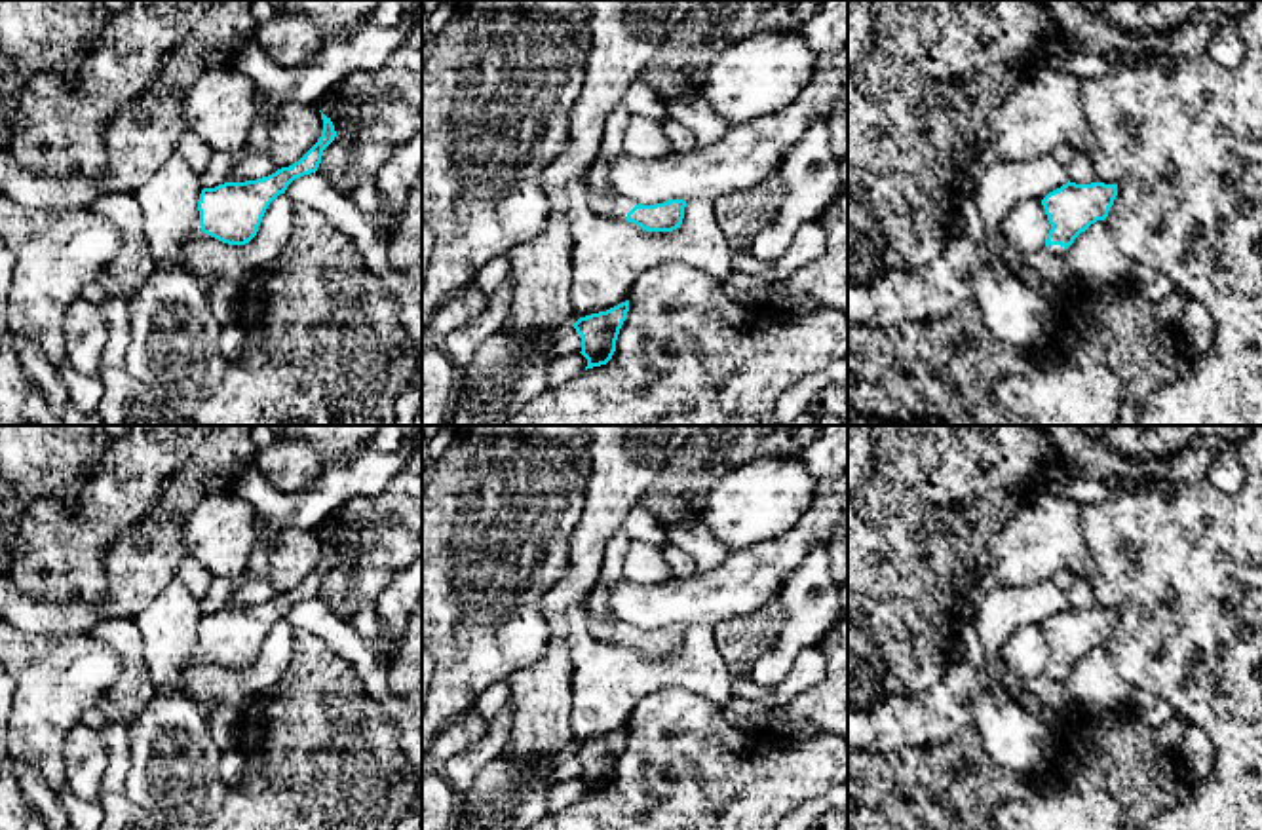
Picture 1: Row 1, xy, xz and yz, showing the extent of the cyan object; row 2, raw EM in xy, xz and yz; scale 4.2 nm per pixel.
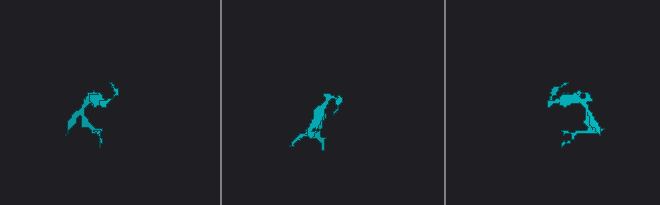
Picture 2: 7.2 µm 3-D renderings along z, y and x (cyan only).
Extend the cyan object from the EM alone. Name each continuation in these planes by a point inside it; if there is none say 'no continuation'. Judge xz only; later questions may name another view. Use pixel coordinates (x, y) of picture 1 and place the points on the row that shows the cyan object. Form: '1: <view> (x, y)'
1: xz (607, 202)

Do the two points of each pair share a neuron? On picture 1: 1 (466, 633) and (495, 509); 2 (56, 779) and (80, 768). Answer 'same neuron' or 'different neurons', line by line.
1: same neuron
2: different neurons

